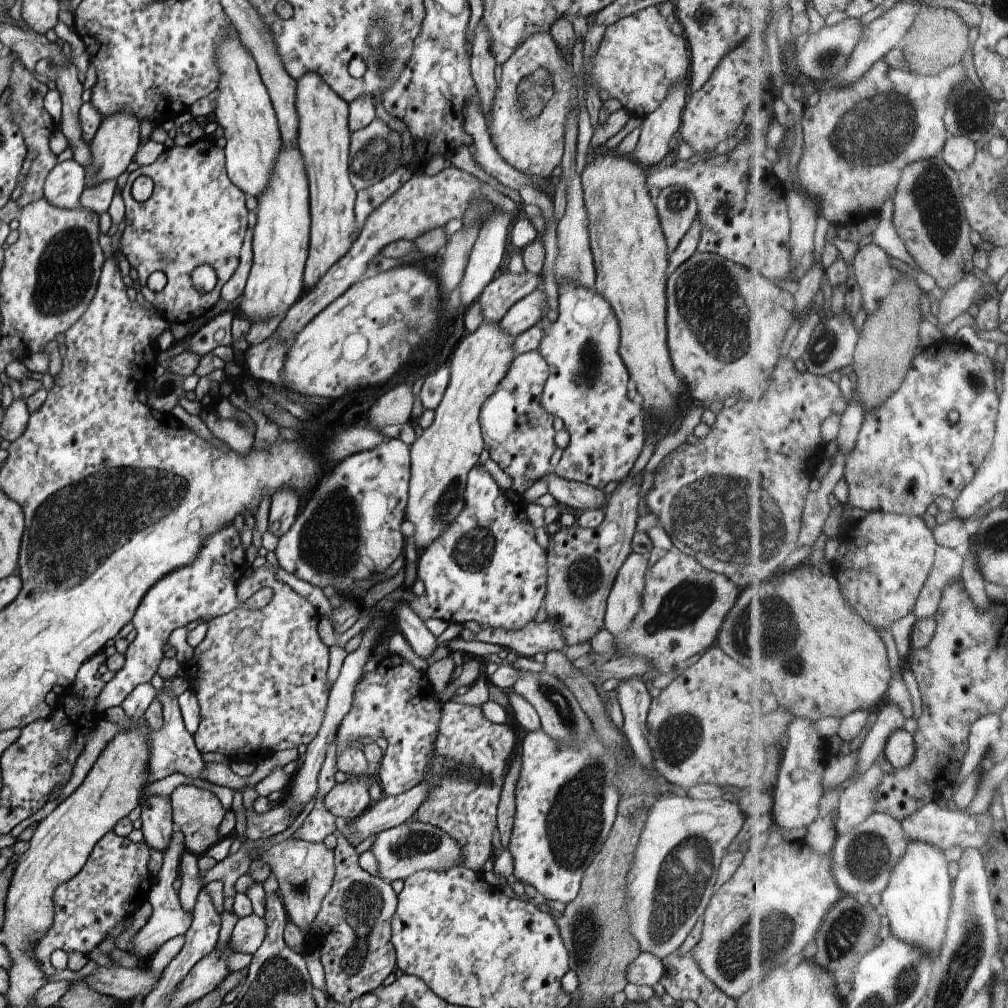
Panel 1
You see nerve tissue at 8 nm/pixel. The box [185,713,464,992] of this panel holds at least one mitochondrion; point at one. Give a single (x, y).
(362, 904)

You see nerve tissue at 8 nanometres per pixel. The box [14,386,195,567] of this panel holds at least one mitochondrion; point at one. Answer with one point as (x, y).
(166, 491)

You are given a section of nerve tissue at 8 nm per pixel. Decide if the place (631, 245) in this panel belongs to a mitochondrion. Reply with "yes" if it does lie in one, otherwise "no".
no

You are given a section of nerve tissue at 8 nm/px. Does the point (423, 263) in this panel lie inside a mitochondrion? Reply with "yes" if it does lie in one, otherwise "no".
no

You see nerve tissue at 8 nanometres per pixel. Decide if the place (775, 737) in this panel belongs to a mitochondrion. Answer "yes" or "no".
yes

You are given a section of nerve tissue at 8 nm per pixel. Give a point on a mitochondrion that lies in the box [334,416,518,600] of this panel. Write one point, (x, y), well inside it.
(473, 551)

